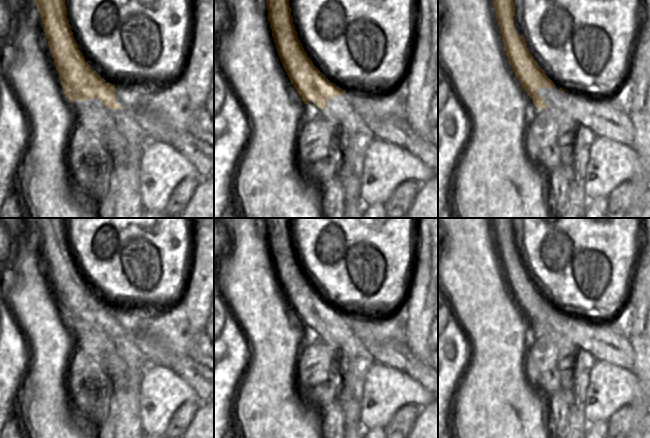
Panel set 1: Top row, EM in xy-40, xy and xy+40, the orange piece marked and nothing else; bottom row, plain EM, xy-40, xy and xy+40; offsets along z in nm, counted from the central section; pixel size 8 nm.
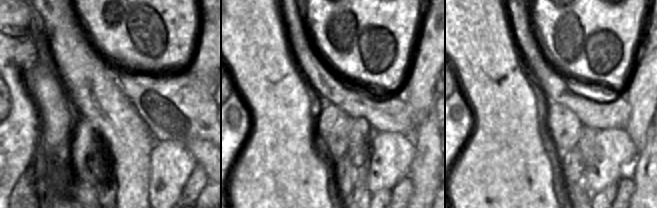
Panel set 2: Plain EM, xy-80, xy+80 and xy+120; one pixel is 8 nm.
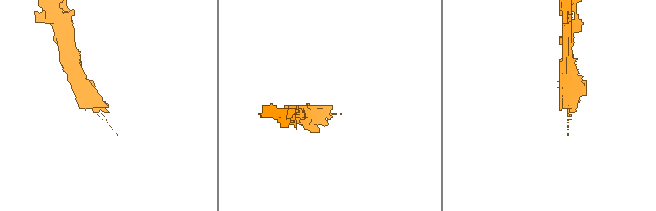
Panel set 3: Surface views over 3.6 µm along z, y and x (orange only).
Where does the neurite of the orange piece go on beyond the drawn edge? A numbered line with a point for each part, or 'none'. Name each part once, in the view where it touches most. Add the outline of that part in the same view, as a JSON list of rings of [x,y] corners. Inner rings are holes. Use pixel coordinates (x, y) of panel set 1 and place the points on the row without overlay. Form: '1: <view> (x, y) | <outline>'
1: xy-40 (124, 405) | [[[100,323],[72,326],[76,334],[77,348],[96,361],[113,382],[114,389],[109,402],[109,419],[115,426],[115,438],[143,438],[139,414],[139,388],[141,379],[128,367],[116,349],[114,342],[104,332]]]

